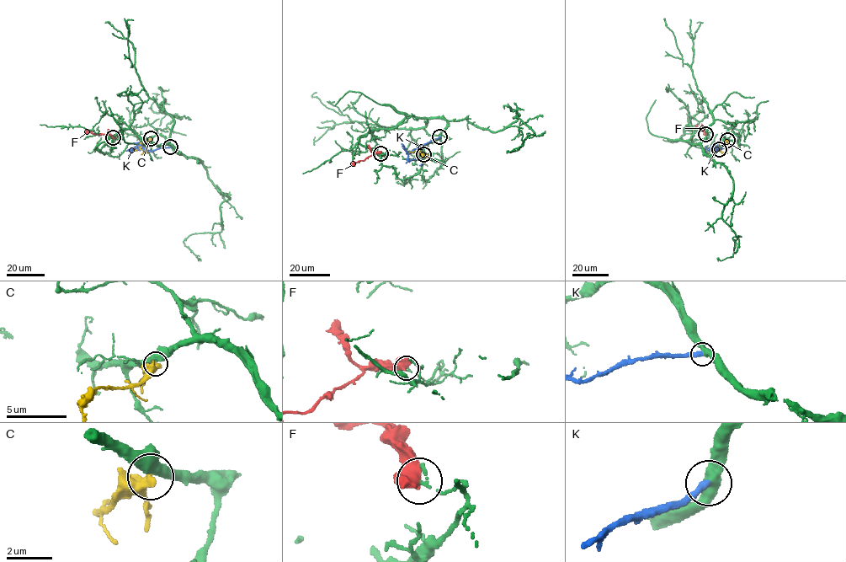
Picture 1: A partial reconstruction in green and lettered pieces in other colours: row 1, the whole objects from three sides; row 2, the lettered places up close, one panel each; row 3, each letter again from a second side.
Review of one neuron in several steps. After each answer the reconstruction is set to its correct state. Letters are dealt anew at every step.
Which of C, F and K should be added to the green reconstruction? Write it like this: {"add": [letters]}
{"add": ["K"]}

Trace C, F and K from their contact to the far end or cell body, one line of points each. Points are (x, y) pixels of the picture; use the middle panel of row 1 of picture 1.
C: (424, 154), (413, 152), (431, 153)
F: (380, 153), (351, 163)
K: (439, 136), (409, 152), (409, 161), (420, 158), (419, 165)

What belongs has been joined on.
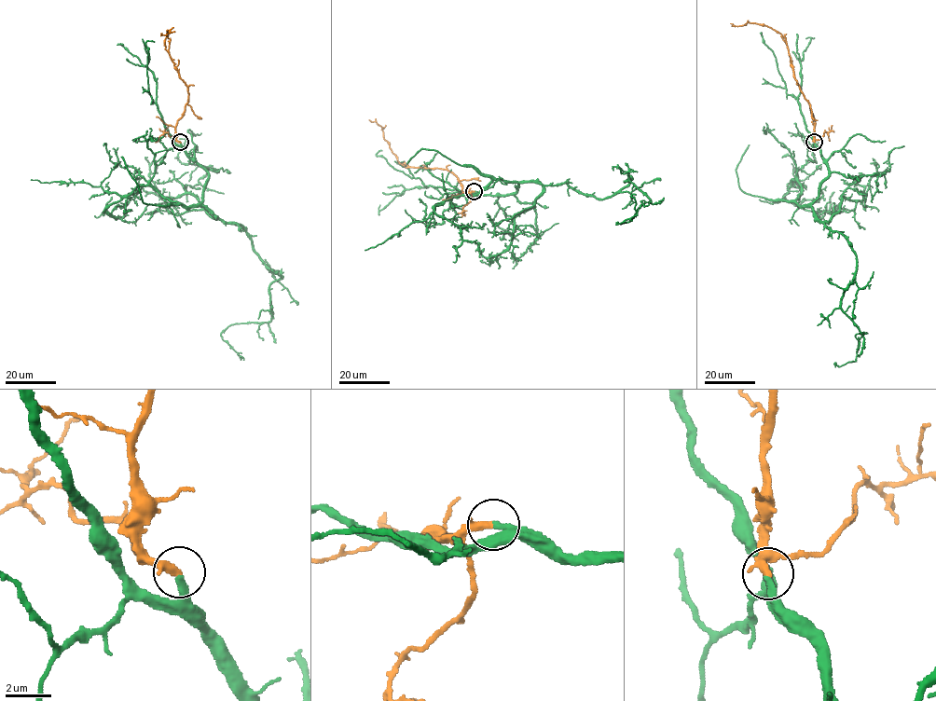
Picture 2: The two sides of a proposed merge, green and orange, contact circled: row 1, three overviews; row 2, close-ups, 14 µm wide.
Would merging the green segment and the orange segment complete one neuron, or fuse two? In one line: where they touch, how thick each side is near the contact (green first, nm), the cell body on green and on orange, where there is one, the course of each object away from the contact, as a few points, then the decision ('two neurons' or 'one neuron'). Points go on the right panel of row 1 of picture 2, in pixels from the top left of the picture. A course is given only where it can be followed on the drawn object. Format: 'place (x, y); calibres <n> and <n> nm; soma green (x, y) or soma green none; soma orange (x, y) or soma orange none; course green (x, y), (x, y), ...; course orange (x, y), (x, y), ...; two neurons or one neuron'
place (814, 142); calibres 300 and 240 nm; soma green none; soma orange none; course green (815, 142), (829, 169), (811, 205), (856, 254), (841, 310), (866, 333), (855, 361), (835, 366); course orange (815, 142), (815, 119), (794, 75), (781, 34), (756, 23), (747, 22), (738, 26), (730, 23); one neuron

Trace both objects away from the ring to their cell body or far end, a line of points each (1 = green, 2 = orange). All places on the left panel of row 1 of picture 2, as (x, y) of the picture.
1: (180, 143), (207, 172), (202, 204), (242, 226), (281, 276), (270, 321), (220, 335), (243, 360)
2: (180, 142), (175, 125), (187, 101), (186, 86), (166, 49), (170, 30), (160, 33)

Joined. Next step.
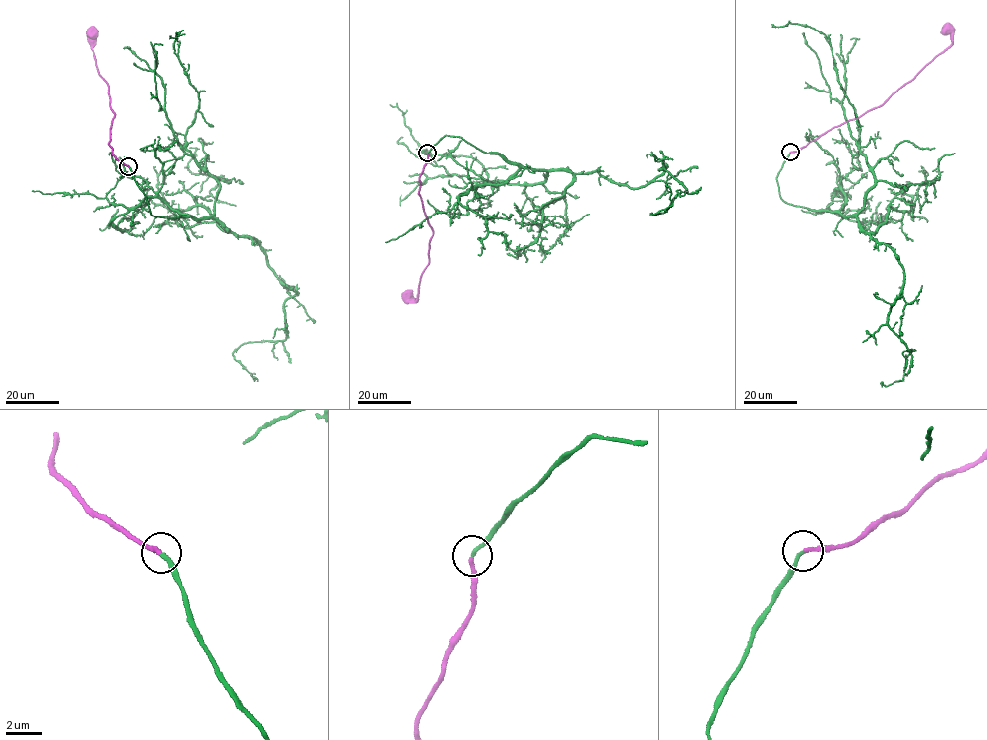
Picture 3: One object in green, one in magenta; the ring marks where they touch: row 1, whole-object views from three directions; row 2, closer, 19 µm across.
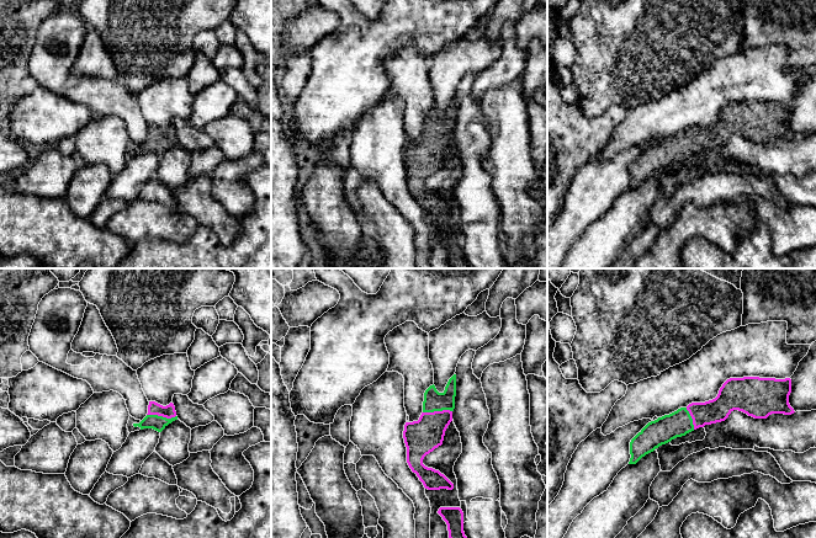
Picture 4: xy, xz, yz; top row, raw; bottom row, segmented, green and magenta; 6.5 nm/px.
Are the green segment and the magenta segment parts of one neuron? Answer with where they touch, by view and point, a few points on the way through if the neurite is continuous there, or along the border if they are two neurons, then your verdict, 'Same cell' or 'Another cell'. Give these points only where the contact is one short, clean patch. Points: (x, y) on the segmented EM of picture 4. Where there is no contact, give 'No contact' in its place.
Touches green at xy (162, 416). Path across: xy (157, 422), (162, 416), (168, 411). Same cell

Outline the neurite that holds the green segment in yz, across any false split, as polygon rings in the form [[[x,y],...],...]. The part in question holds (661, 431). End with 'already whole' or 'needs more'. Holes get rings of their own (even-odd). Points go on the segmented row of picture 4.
[[[743,377],[727,379],[715,399],[692,403],[687,408],[648,422],[630,442],[630,462],[636,464],[642,457],[677,437],[725,421],[733,410],[754,419],[767,419],[772,414],[794,414],[789,404],[791,379]]]; needs more

